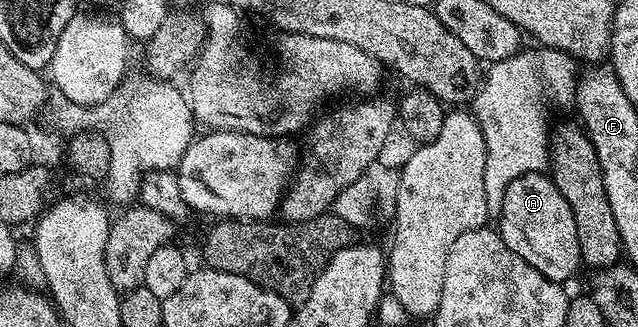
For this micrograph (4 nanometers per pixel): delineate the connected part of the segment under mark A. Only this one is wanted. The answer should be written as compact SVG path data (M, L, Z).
M527 171L525 175L519 175L514 181L510 181L510 185L504 190L499 207L505 221L524 238L509 238L508 248L518 257L525 259L531 267L538 269L538 273L562 285L566 277L581 270L576 215L570 209L566 197L562 197L551 174Z

